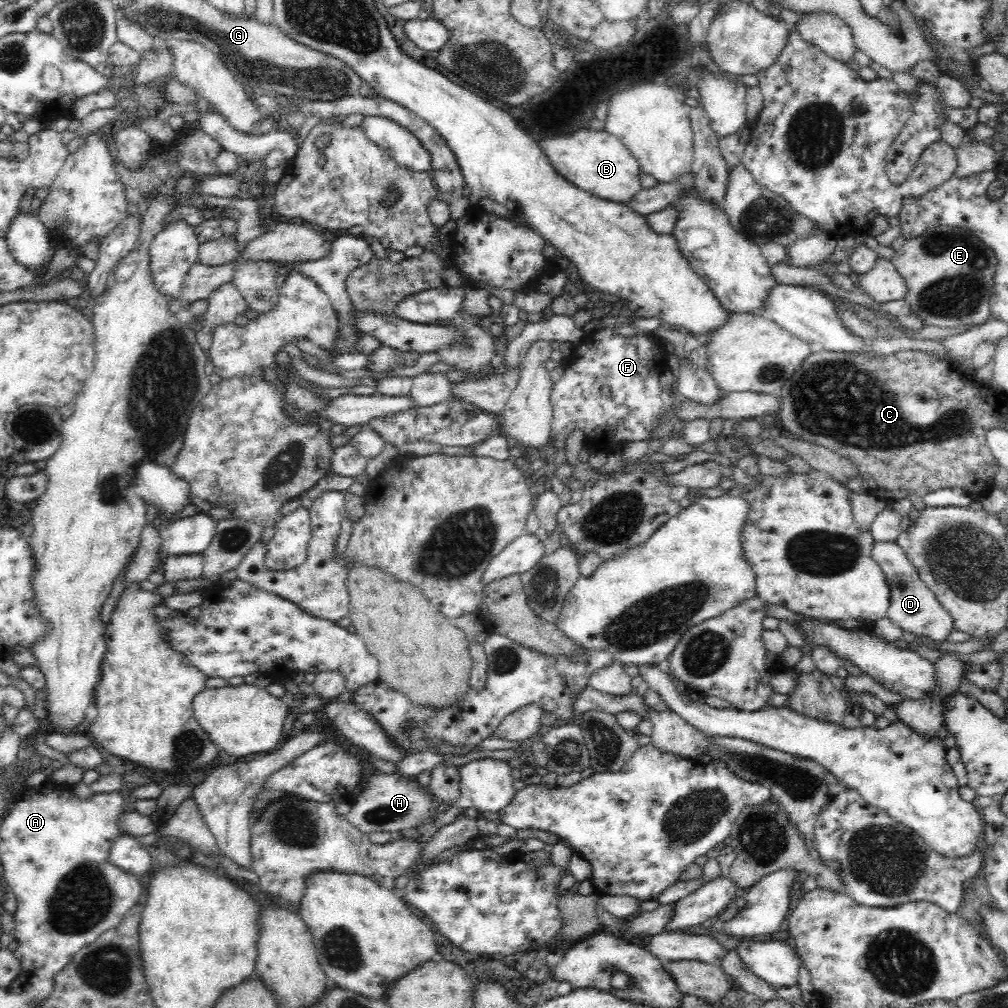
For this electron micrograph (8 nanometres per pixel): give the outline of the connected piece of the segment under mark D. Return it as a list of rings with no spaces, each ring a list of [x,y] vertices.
[[[872,541],[870,556],[880,567],[884,581],[888,585],[888,591],[890,591],[887,618],[891,619],[894,625],[916,634],[917,637],[928,636],[936,641],[946,641],[946,636],[954,631],[952,617],[938,603],[936,596],[926,587],[926,584],[921,582],[916,567],[906,556],[906,551],[896,541]]]

